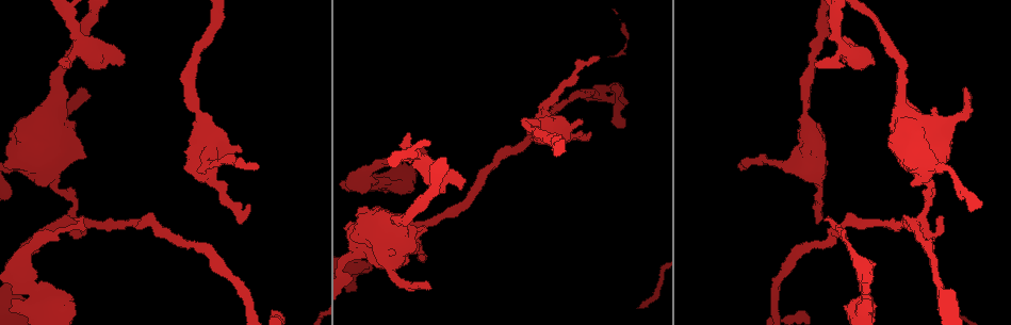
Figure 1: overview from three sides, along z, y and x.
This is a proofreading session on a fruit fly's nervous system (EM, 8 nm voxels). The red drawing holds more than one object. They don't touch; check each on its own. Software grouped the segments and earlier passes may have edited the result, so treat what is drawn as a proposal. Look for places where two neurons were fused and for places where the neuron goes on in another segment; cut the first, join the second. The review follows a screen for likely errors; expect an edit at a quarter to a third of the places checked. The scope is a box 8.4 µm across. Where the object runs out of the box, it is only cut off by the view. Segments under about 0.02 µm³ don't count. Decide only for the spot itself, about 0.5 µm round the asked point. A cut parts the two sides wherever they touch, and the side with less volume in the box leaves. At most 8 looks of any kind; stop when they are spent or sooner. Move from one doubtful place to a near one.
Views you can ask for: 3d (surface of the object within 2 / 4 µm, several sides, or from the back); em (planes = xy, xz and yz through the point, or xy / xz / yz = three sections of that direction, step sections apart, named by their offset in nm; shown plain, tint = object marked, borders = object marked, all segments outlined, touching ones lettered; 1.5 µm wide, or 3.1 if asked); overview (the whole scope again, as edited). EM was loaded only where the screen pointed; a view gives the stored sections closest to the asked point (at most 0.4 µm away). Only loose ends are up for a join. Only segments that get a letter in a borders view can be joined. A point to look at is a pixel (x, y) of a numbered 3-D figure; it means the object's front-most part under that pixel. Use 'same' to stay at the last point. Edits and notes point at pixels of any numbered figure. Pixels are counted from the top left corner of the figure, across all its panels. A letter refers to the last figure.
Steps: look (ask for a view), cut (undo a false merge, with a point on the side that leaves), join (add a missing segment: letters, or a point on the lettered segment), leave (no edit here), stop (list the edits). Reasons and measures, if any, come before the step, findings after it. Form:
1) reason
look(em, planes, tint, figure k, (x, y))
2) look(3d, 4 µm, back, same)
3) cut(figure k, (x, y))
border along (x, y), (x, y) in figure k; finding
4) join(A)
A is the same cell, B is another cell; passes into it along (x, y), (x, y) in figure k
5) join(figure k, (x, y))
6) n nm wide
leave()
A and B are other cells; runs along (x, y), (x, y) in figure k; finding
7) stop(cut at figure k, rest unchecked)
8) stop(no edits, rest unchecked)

sudden change in width
look(3d, 4 µm, back, figure 1, (54, 183))

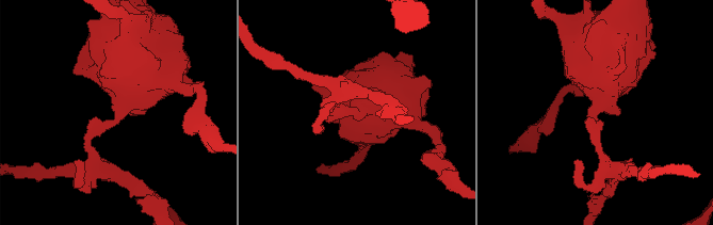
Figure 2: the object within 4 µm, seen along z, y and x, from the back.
look(em, planes, borders, figure 2, (117, 116))

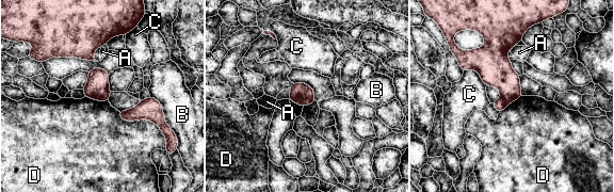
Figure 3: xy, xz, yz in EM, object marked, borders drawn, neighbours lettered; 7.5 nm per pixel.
170 nm wide
cut(figure 3, (499, 105))
A, B, C and D are other cells; border along (501, 97), (506, 105) in figure 3; a second neuron is stuck on

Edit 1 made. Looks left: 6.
see it whole again
look(overview)

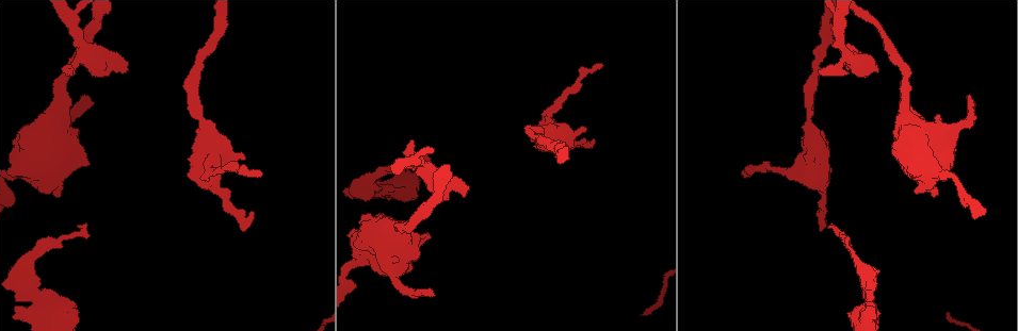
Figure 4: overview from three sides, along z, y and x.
free end
look(3d, 2 µm, figure 4, (462, 191))

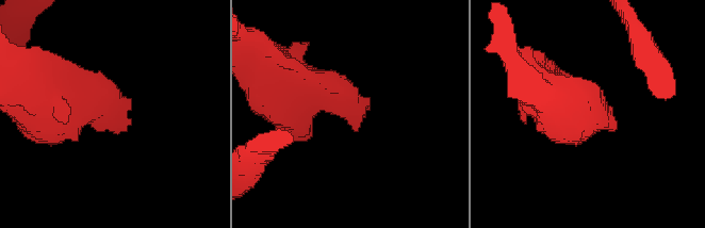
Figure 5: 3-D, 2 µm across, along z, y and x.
need the tissue
look(em, planes, plain, figure 5, (355, 116))

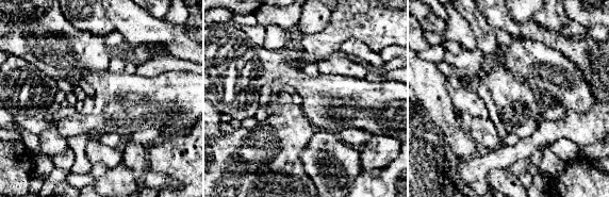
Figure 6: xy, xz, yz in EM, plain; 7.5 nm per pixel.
what lies round it
look(em, planes, borders, same)

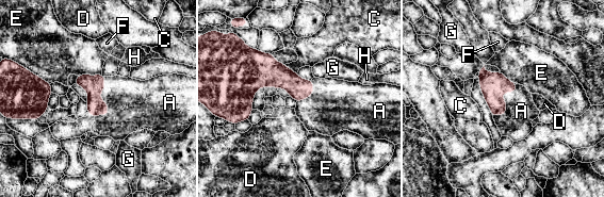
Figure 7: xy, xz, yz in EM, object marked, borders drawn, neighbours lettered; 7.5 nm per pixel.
150 nm wide
join(A)
A is the same cell, C, D, E, F, G and H are other cells; passes into it along (492, 84), (504, 99), (521, 111) in figure 7; it goes on there

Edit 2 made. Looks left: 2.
stop(cut at figure 3, join at figure 7, rest unchecked)

